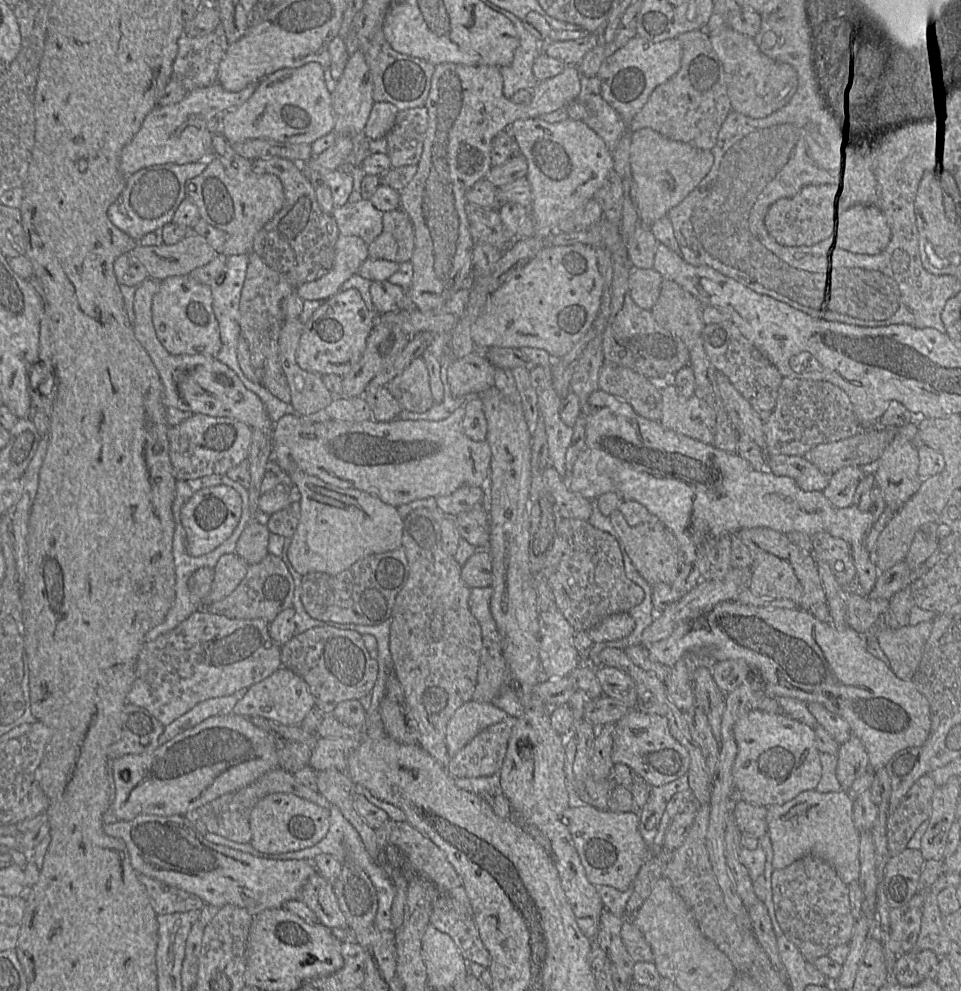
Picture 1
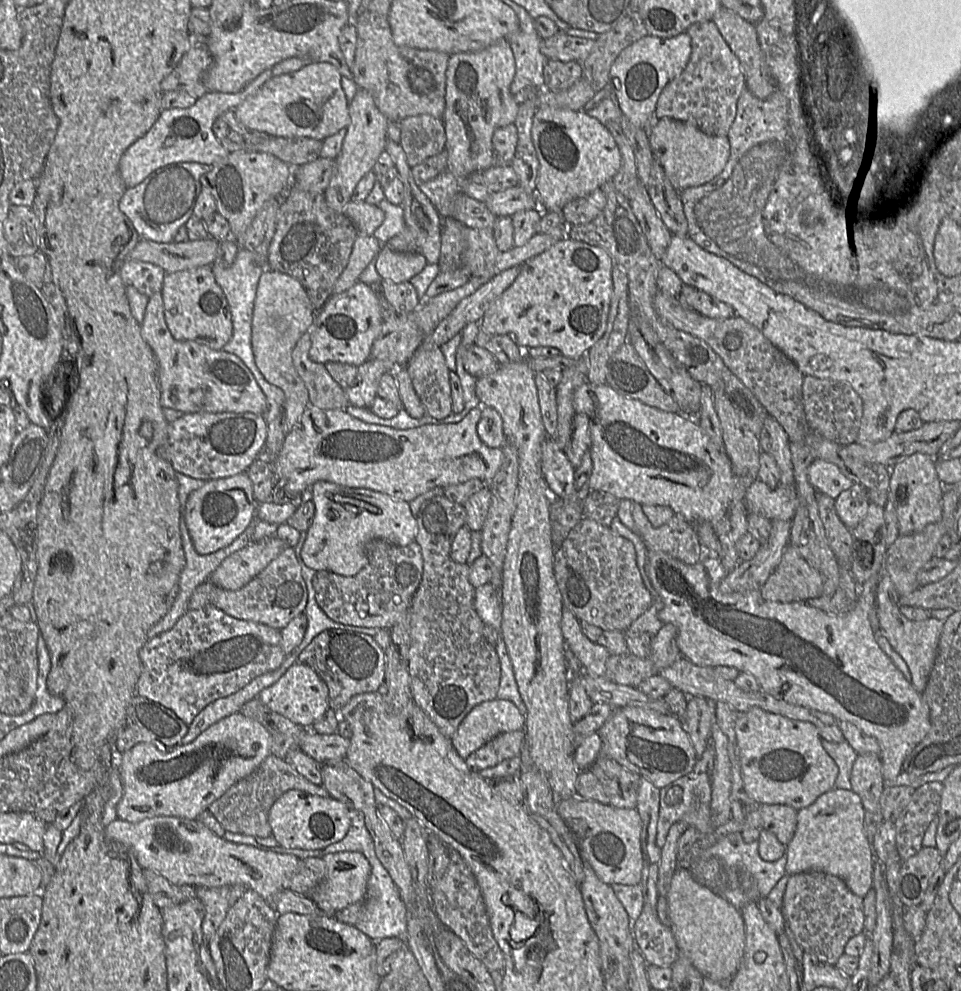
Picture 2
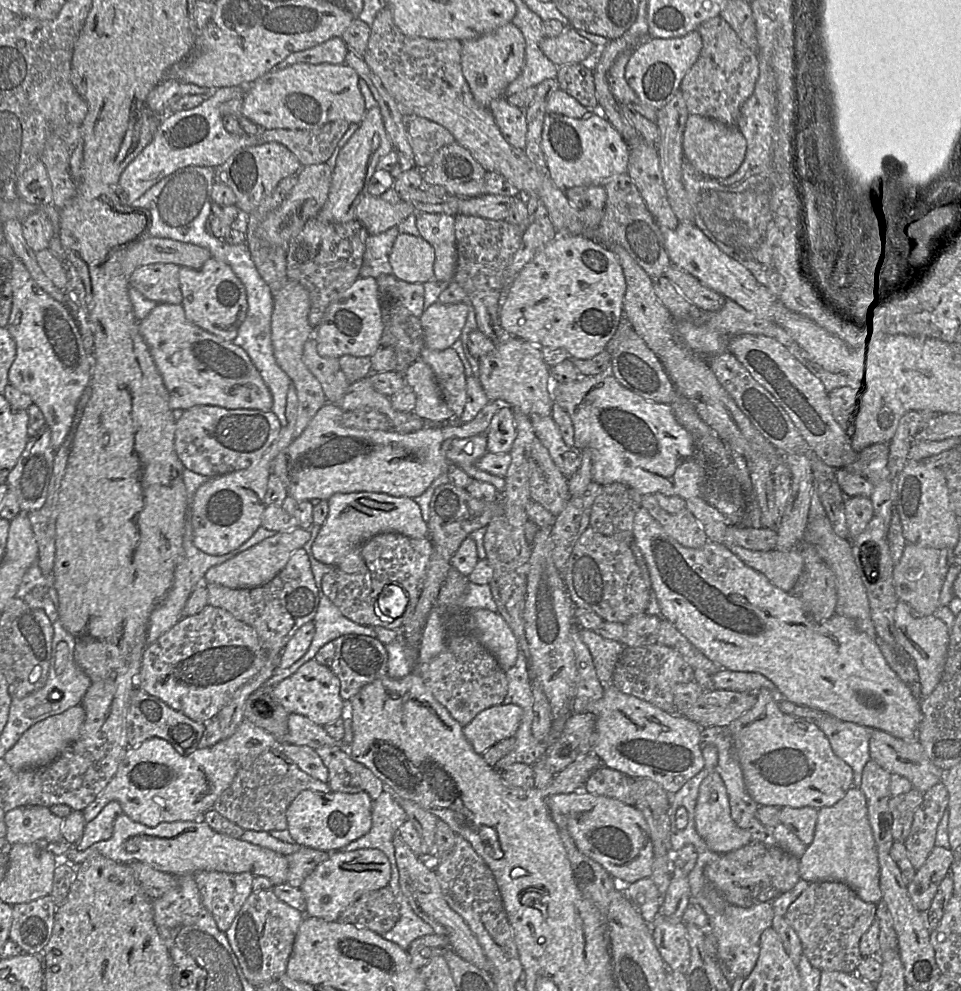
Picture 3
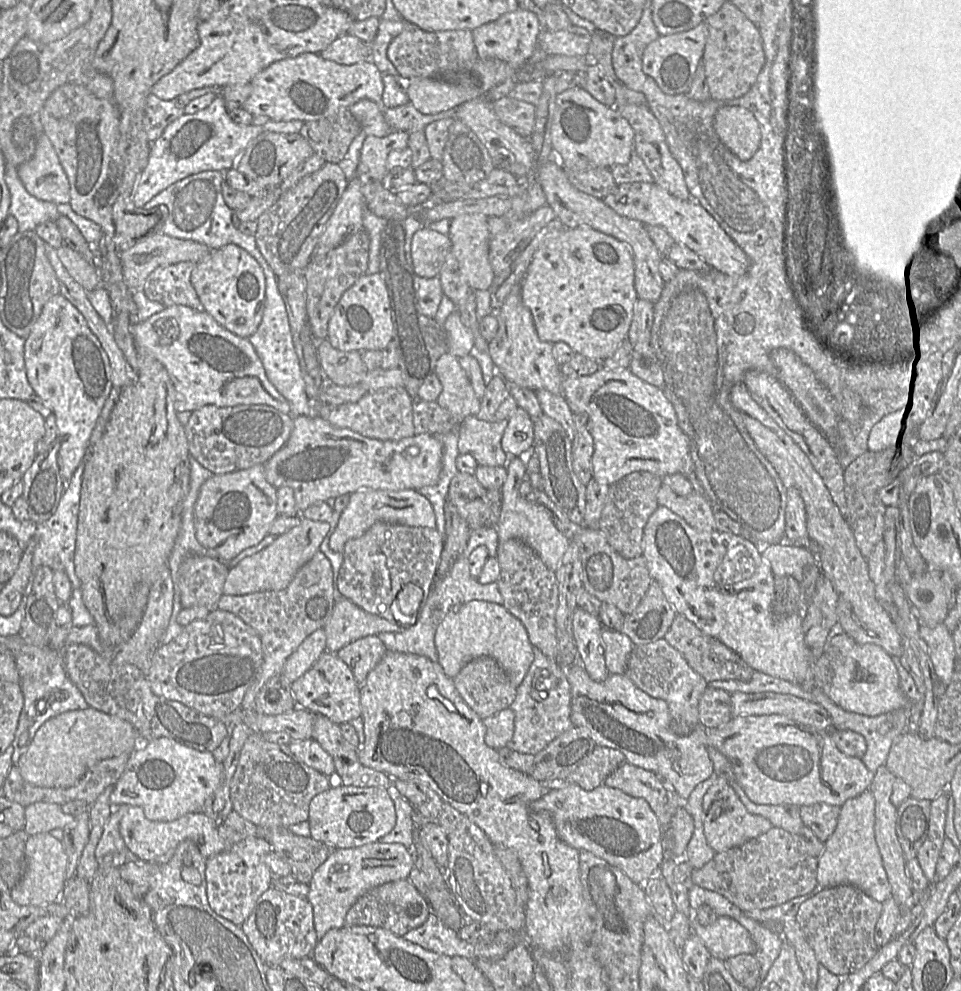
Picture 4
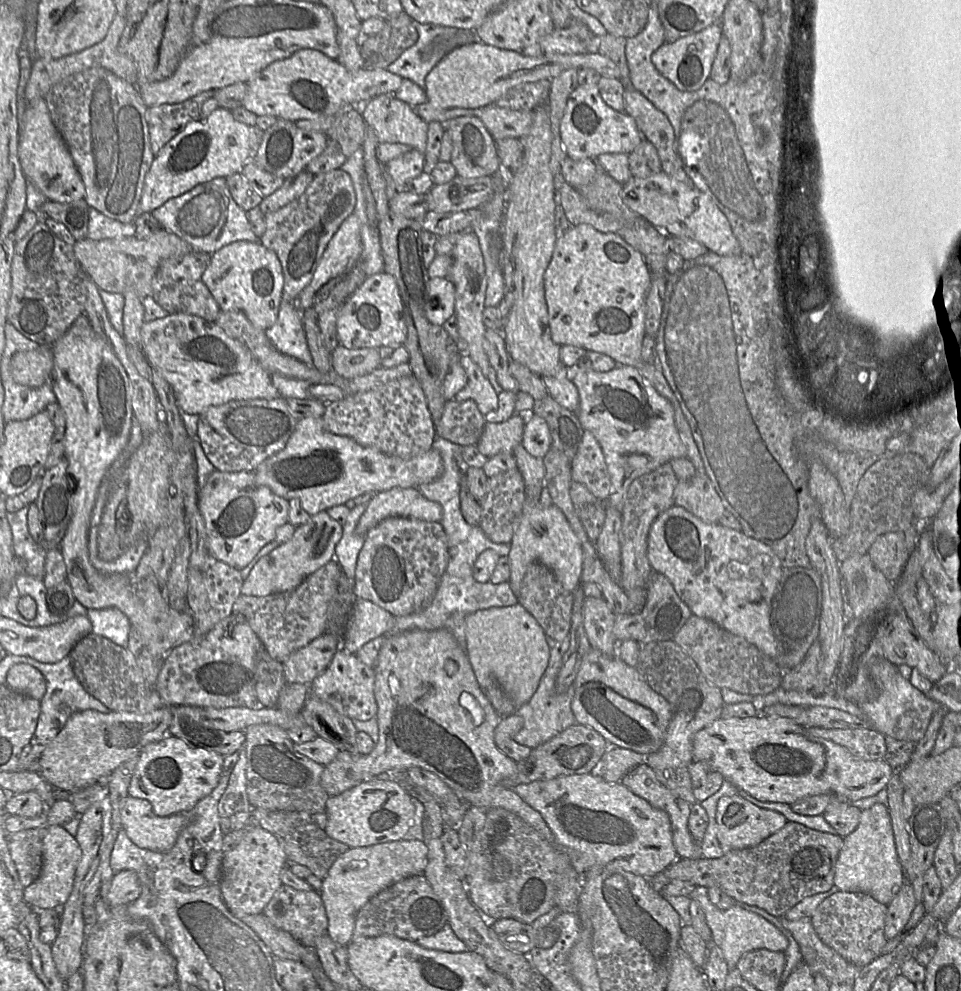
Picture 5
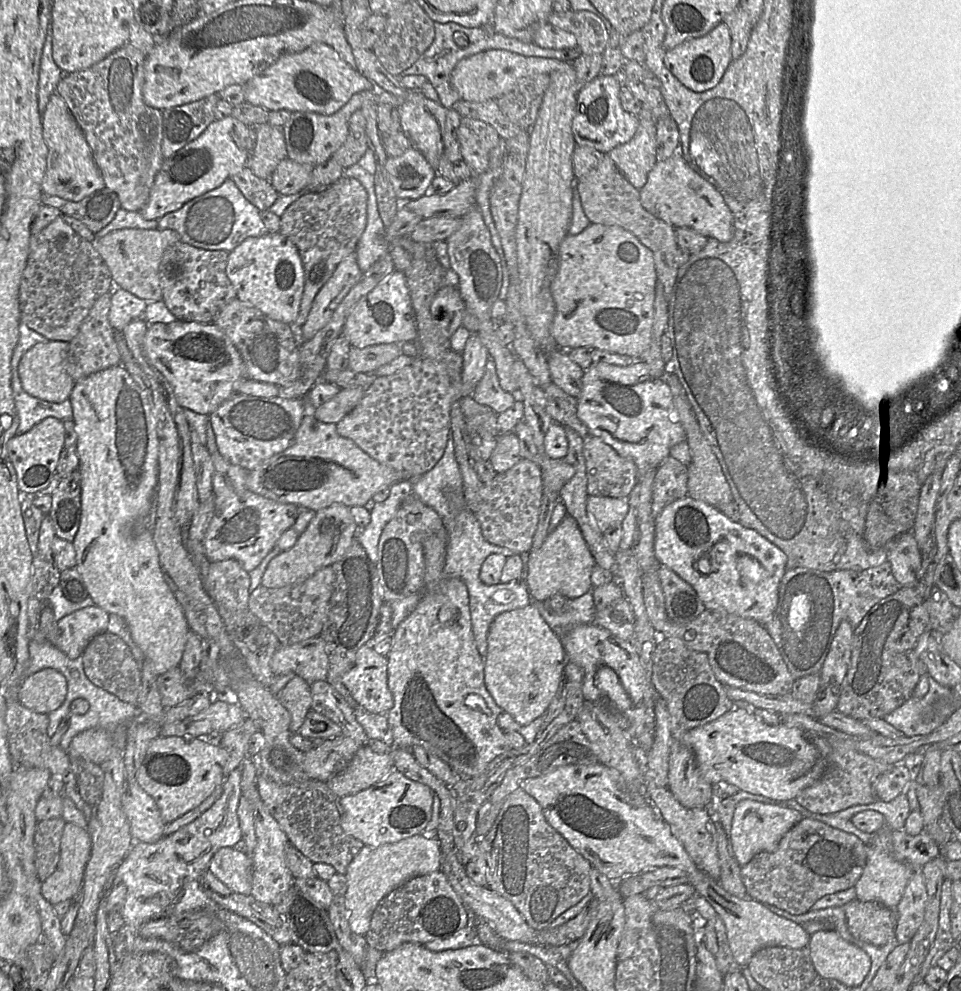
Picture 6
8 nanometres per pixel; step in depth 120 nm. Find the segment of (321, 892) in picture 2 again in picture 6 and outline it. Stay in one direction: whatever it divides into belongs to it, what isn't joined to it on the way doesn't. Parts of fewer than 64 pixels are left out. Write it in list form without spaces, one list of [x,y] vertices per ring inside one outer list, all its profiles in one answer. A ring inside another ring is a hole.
[[[414,835],[395,843],[379,846],[364,846],[344,873],[347,883],[344,904],[350,930],[365,936],[379,902],[407,880],[440,871],[442,858],[439,841],[423,835]]]

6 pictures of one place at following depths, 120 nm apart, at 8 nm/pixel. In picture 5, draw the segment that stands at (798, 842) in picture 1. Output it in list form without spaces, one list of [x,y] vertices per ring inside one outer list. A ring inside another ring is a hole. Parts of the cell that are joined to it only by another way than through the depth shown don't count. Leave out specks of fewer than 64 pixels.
[[[876,803],[861,812],[857,828],[844,837],[834,873],[834,887],[845,892],[866,893],[878,902],[888,905],[907,882],[906,872],[898,854],[889,811],[885,804]]]

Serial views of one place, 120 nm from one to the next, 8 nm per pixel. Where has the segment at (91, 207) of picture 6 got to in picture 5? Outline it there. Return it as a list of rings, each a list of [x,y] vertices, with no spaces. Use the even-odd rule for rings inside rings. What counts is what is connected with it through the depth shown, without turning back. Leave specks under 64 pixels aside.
[[[85,199],[71,203],[48,200],[42,204],[44,214],[65,225],[76,241],[88,238],[90,208]]]

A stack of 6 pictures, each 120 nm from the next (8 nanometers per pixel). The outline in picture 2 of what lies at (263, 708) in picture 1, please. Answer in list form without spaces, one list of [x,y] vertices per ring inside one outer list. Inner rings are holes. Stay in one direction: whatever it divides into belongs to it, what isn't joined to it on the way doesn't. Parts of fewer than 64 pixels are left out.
[[[296,662],[271,686],[263,689],[257,698],[272,711],[295,724],[310,728],[328,709],[328,687],[309,666]]]

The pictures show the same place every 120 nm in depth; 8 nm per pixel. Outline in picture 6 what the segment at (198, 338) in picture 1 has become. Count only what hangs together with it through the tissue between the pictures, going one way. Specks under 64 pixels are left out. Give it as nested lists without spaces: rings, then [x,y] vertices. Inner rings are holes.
[[[280,232],[249,237],[229,252],[226,274],[236,298],[250,303],[269,318],[294,324],[305,285],[305,272],[297,247]]]

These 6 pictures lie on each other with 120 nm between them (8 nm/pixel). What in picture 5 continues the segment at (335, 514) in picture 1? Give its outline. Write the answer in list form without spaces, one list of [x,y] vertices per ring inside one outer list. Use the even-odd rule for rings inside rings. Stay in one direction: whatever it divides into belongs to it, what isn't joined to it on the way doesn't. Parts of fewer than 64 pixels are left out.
[[[392,488],[376,493],[366,504],[357,526],[357,534],[366,534],[376,524],[388,517],[410,517],[438,522],[441,506],[425,498],[417,488]]]

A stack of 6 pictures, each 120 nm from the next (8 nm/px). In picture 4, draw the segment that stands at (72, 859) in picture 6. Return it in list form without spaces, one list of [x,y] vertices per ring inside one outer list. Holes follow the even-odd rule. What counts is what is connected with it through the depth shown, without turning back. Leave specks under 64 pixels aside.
[[[48,833],[31,835],[25,846],[26,870],[21,880],[10,889],[12,900],[18,905],[45,905],[57,902],[67,881],[68,856],[62,841]]]

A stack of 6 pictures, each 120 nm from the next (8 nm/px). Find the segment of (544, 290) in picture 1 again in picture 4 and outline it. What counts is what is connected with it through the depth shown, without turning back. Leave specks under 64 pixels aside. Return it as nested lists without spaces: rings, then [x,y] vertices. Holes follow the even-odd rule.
[[[580,226],[577,228],[566,228],[559,235],[544,241],[520,285],[520,295],[523,304],[532,314],[534,326],[540,340],[552,344],[556,342],[565,342],[574,350],[575,354],[582,354],[588,358],[602,361],[612,356],[621,342],[627,338],[627,333],[633,319],[634,305],[638,300],[634,280],[635,266],[630,246],[625,242],[591,227]]]

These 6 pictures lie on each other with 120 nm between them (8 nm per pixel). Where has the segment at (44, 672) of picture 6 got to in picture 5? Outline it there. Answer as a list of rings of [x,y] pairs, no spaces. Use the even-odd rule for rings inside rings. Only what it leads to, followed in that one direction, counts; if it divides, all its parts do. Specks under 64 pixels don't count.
[[[26,664],[13,665],[8,673],[6,685],[12,690],[41,701],[46,692],[46,680],[36,668]]]

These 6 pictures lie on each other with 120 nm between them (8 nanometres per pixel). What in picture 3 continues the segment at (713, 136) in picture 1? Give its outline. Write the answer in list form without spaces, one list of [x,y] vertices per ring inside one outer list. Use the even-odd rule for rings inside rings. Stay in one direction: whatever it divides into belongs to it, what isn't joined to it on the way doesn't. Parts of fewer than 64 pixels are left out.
[[[720,15],[702,23],[697,31],[703,46],[697,61],[684,76],[679,91],[689,114],[736,126],[740,107],[753,93],[759,75],[757,53],[740,40]]]

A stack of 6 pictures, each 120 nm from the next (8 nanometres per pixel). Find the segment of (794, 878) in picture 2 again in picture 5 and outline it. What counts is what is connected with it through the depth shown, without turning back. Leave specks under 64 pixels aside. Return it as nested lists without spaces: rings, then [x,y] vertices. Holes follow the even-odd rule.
[[[837,891],[821,902],[810,919],[825,945],[847,962],[862,968],[882,954],[888,942],[884,934],[886,914],[887,905],[866,893]]]

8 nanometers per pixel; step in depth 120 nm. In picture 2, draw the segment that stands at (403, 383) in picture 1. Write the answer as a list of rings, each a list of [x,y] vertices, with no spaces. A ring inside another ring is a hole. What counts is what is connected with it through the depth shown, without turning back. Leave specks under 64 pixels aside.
[[[440,347],[418,349],[405,369],[427,415],[442,419],[453,412],[450,369]]]

